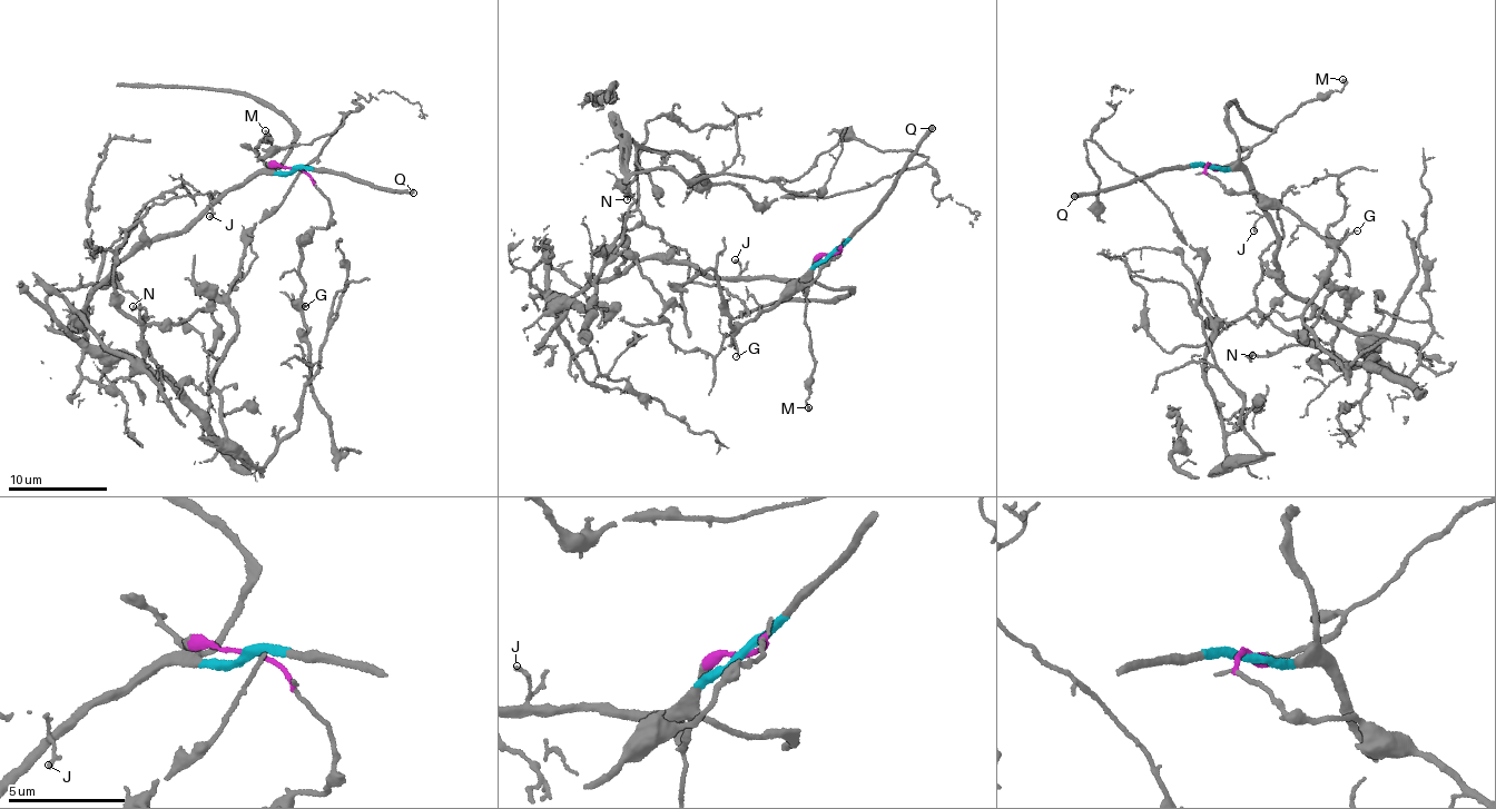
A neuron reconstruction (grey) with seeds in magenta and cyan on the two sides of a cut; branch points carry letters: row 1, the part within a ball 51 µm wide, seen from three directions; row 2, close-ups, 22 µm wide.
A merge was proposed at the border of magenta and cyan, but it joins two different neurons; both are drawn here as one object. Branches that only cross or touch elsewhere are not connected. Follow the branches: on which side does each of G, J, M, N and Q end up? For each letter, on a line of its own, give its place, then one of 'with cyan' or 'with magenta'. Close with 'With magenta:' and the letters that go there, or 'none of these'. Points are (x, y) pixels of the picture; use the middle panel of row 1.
G: (736, 356) | with magenta
J: (735, 259) | with cyan
M: (808, 407) | with magenta
N: (627, 199) | with cyan
Q: (932, 128) | with cyan
With magenta: G, M

